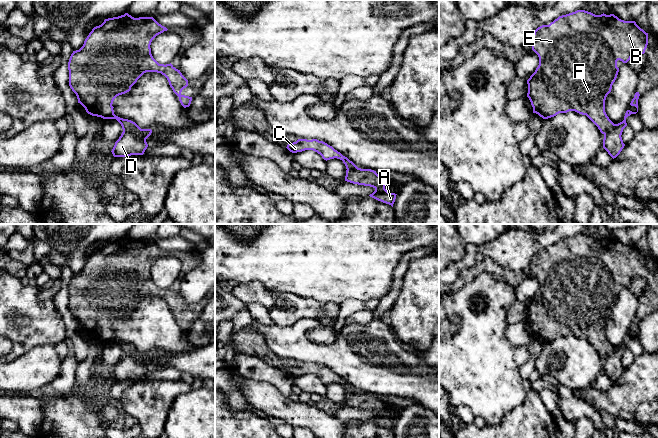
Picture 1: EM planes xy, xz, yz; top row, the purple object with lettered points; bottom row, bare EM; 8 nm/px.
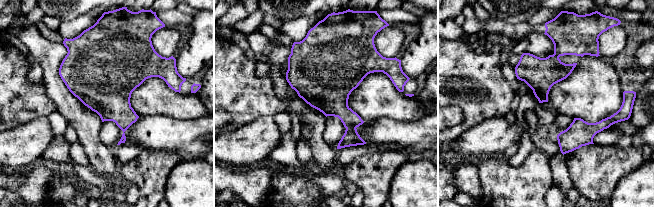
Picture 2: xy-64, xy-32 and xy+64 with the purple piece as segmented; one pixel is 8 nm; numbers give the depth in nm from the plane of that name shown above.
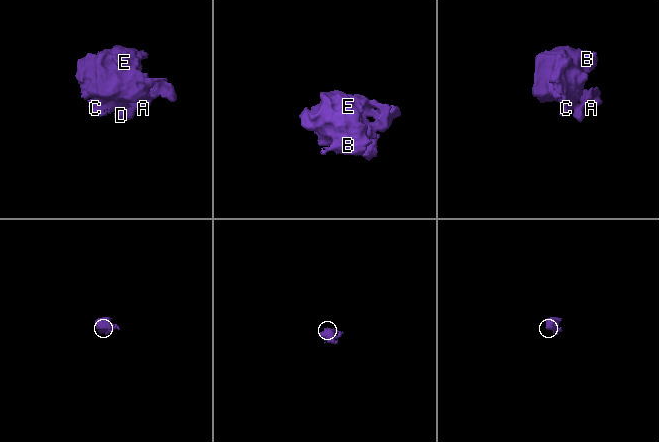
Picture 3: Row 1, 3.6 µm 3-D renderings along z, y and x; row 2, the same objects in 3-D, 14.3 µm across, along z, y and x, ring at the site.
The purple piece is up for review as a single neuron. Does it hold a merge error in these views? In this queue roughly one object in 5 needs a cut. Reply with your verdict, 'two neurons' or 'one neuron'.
one neuron

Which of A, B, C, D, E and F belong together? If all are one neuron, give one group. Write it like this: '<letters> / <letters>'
A B C D E F

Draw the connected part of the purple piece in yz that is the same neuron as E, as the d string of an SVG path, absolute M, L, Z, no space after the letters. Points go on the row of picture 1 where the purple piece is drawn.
M577 10L575 12L559 16L549 25L542 25L538 27L534 31L534 34L531 37L530 44L532 46L532 50L539 57L538 67L536 68L535 72L530 76L530 78L527 80L527 84L528 84L527 97L529 98L531 105L533 107L533 113L538 114L543 119L548 119L548 118L556 116L559 113L567 113L569 111L575 111L579 114L586 115L598 127L600 132L604 135L603 148L608 152L608 154L613 159L616 158L625 146L621 135L622 135L623 129L627 126L626 118L630 116L631 114L636 114L638 112L638 99L639 99L640 94L639 92L636 92L634 95L634 98L632 99L630 103L631 106L635 106L637 108L637 111L632 112L630 110L627 110L624 116L624 120L618 124L614 124L607 116L605 112L605 100L606 100L607 95L611 92L612 85L615 82L618 72L619 72L619 68L617 67L617 61L620 60L623 63L627 63L634 54L636 53L644 54L648 45L648 33L646 33L643 29L641 29L636 24L635 21L624 21L624 20L619 19L614 14L606 15L603 13L601 15L595 15L585 10Z

